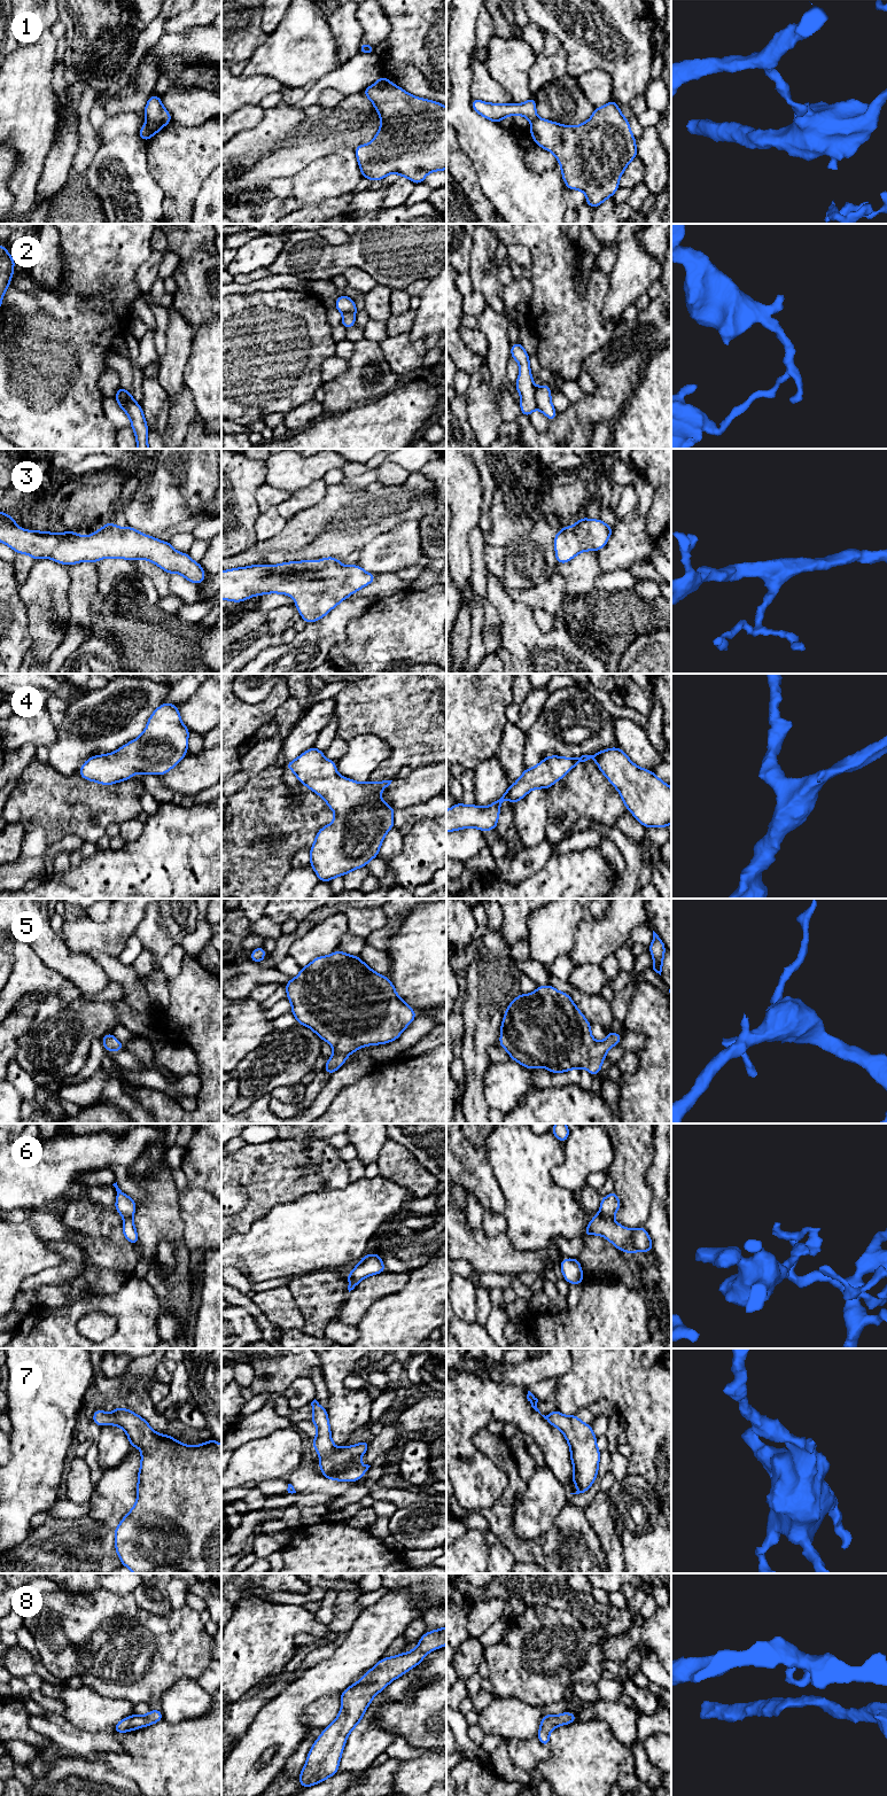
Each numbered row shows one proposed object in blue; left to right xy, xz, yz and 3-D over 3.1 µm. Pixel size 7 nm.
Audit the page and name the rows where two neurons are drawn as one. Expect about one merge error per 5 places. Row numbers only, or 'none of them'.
1, 2, 6

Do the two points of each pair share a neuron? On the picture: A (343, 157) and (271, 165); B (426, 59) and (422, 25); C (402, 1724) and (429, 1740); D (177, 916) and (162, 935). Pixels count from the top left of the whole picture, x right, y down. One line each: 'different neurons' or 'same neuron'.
A: different neurons
B: same neuron
C: same neuron
D: same neuron

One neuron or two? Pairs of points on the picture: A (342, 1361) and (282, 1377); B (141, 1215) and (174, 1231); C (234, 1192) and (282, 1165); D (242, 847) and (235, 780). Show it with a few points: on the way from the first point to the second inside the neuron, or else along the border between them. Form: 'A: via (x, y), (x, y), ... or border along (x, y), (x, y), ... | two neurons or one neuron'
A: border along (319, 1360), (321, 1367) | two neurons
B: via (149, 1218), (160, 1219), (166, 1223) | one neuron
C: border along (233, 1181), (247, 1194), (247, 1204), (236, 1213) | two neurons
D: border along (257, 774), (233, 795) | two neurons

